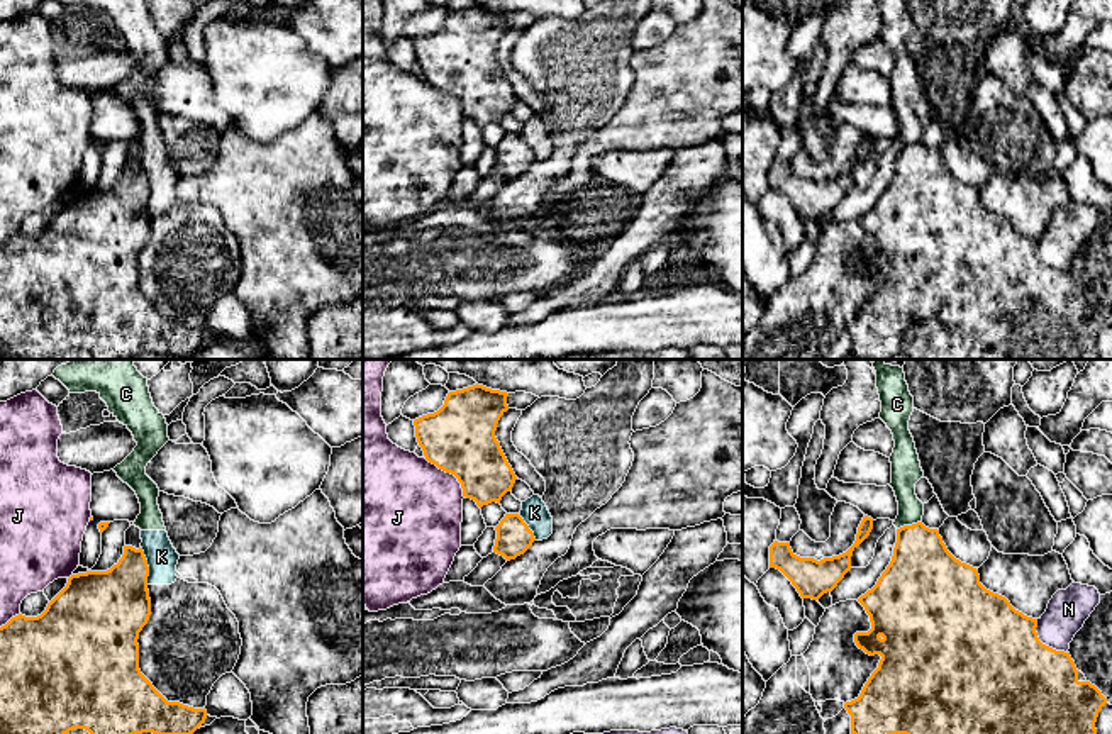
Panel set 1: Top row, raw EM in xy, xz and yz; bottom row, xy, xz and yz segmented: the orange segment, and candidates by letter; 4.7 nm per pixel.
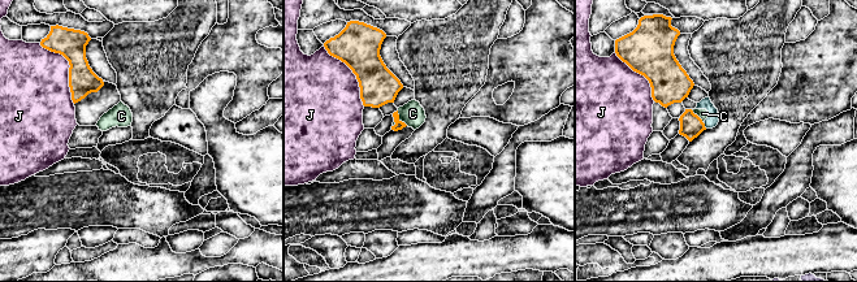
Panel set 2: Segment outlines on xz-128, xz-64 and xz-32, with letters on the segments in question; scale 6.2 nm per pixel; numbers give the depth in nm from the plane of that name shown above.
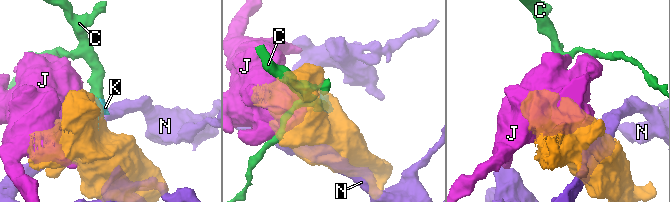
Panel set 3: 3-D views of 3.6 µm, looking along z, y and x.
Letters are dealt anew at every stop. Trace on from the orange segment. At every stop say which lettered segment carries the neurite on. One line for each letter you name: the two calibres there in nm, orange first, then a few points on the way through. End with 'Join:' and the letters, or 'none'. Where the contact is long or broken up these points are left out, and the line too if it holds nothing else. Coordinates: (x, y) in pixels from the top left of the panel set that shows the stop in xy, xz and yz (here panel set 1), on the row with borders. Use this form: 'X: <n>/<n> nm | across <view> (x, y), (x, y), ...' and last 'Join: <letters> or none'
Join: none

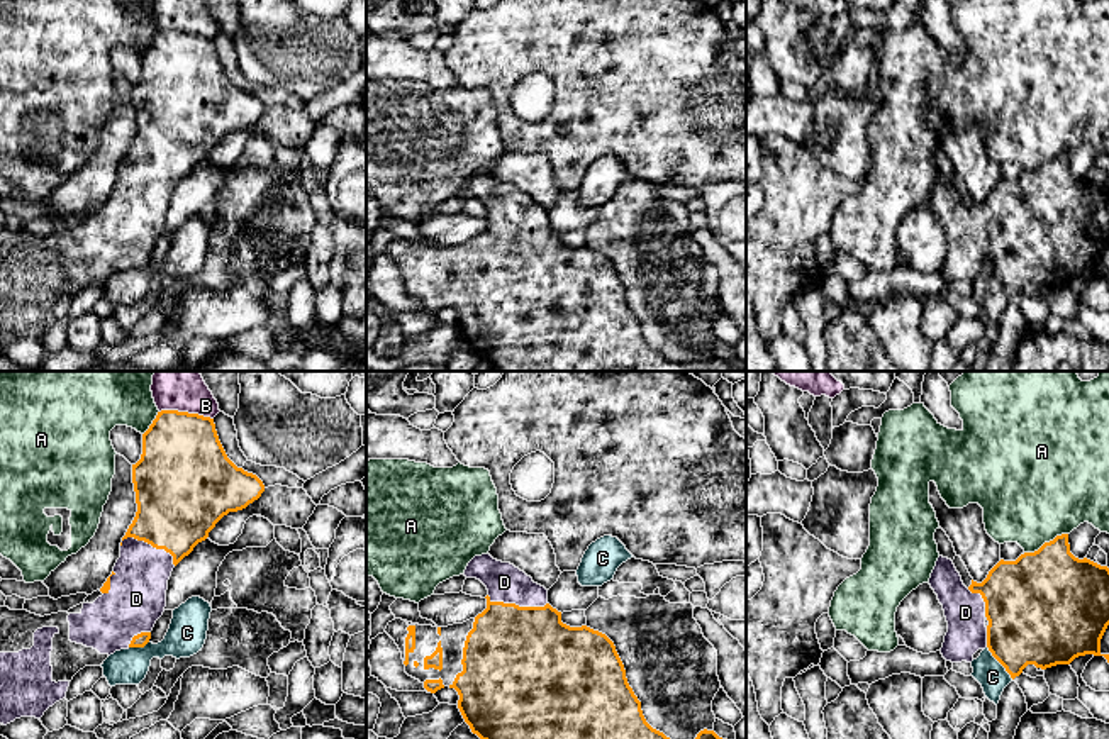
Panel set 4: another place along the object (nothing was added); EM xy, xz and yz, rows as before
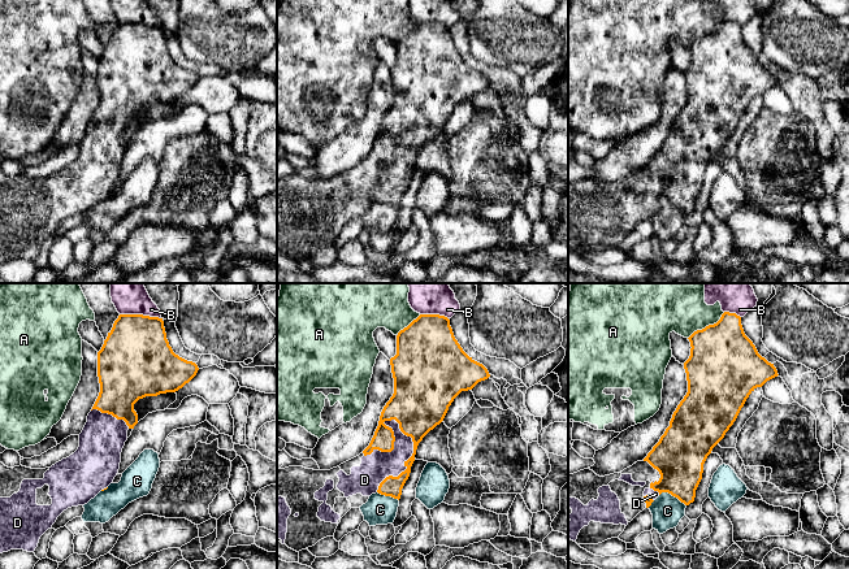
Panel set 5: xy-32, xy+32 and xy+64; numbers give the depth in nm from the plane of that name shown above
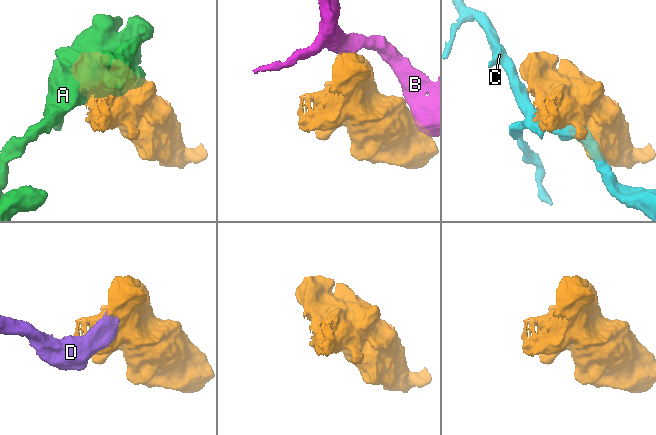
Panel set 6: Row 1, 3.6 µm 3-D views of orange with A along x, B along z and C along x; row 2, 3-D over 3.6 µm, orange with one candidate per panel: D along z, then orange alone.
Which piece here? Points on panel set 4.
D: 400/280 nm
Join: D

